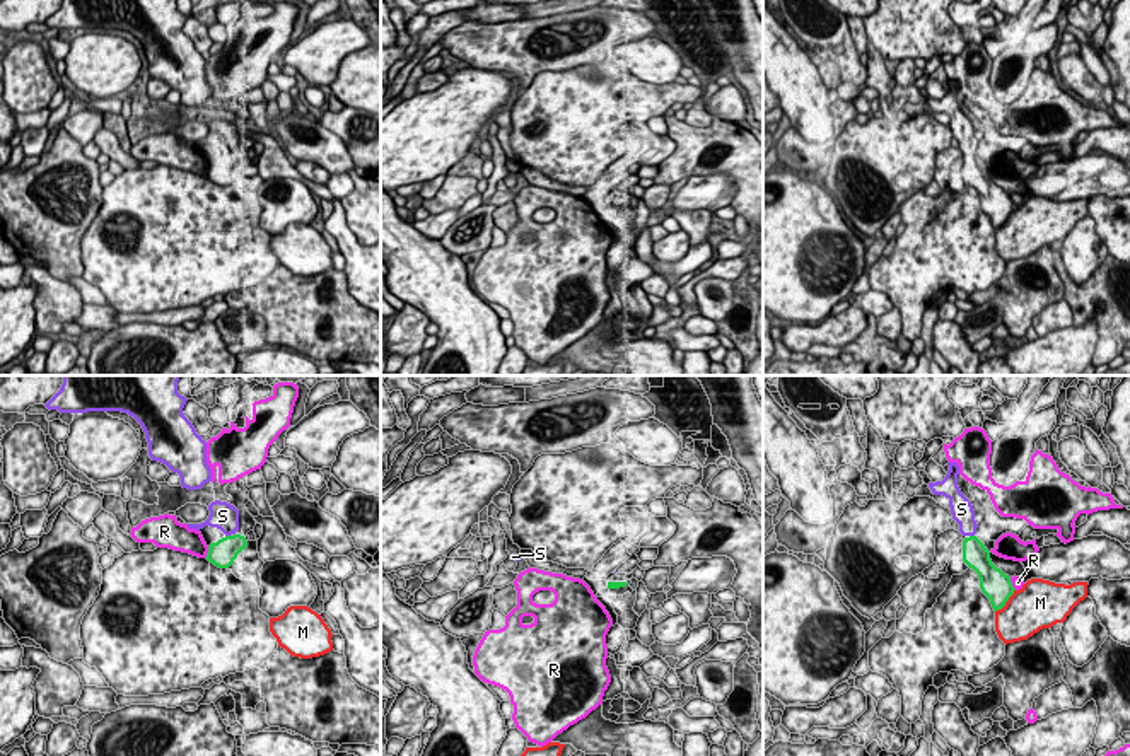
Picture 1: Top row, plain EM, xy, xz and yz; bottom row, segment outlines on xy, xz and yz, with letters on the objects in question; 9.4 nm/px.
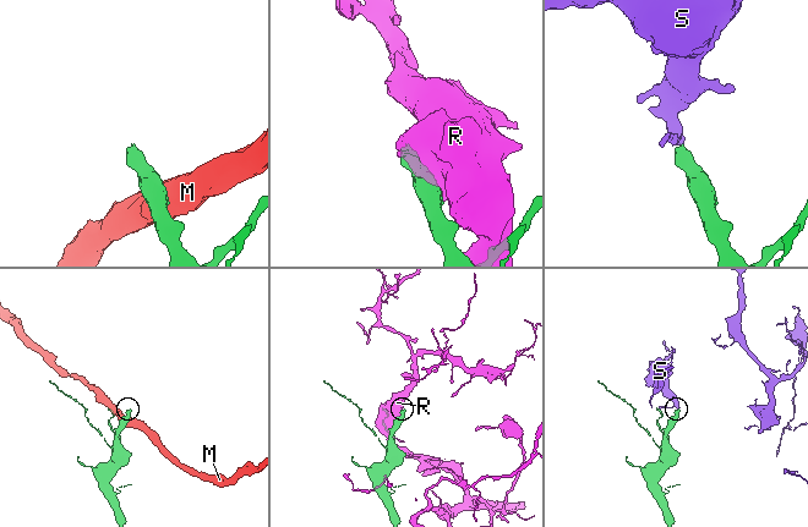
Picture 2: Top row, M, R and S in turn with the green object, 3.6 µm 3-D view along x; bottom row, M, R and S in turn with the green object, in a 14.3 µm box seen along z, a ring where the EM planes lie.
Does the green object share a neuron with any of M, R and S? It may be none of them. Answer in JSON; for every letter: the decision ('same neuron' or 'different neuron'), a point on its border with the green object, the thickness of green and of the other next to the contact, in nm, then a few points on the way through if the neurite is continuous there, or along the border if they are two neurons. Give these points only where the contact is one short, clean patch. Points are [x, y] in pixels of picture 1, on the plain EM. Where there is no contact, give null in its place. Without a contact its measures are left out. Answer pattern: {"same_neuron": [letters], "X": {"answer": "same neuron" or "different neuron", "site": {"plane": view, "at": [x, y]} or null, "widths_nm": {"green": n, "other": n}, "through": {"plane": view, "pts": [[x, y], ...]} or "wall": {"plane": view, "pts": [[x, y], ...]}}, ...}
{"same_neuron": ["S"], "M": {"answer": "different neuron", "site": {"plane": "yz", "at": [1007, 217]}, "widths_nm": {"green": 280, "other": 420}}, "R": {"answer": "different neuron", "site": {"plane": "yz", "at": [1011, 202]}, "widths_nm": {"green": 280, "other": 120}}, "S": {"answer": "same neuron", "site": {"plane": "xy", "at": [227, 154]}, "widths_nm": {"green": 260, "other": 260}, "through": {"plane": "xy", "pts": [[222, 171], [227, 166], [227, 154], [227, 139], [222, 133]]}}}

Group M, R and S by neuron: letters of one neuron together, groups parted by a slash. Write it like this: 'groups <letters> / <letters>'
groups M / R / S

